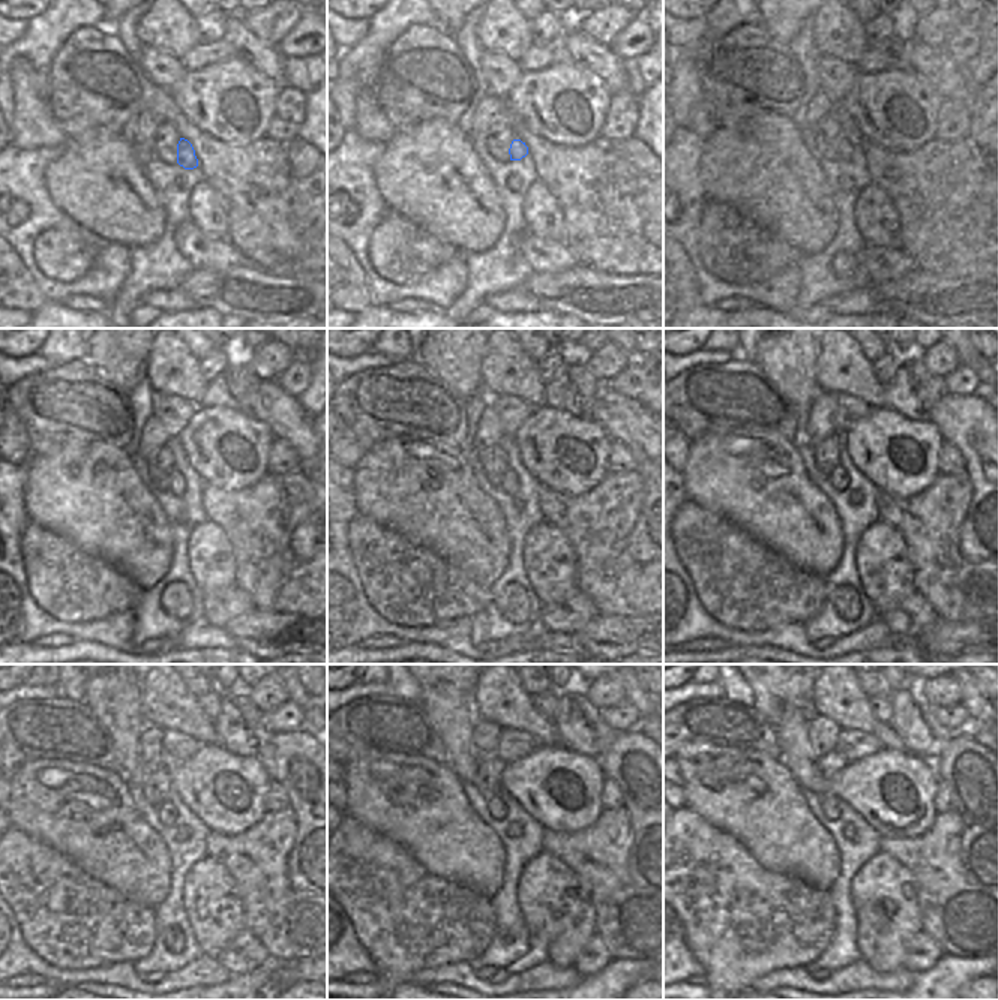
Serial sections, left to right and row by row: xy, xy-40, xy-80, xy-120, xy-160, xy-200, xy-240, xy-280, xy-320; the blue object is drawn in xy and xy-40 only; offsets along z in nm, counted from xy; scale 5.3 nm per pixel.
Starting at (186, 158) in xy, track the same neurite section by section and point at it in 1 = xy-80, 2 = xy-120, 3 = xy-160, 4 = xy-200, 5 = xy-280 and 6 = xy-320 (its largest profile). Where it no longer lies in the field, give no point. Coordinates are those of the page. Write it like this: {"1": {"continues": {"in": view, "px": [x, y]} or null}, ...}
{"1": {"continues": {"in": "xy-80", "px": [845, 149]}}, "2": {"continues": {"in": "xy-120", "px": [176, 485]}}, "3": {"continues": {"in": "xy-160", "px": [509, 482]}}, "4": {"continues": {"in": "xy-200", "px": [839, 479]}}, "5": {"continues": {"in": "xy-280", "px": [495, 807]}}, "6": {"continues": {"in": "xy-320", "px": [829, 802]}}}

